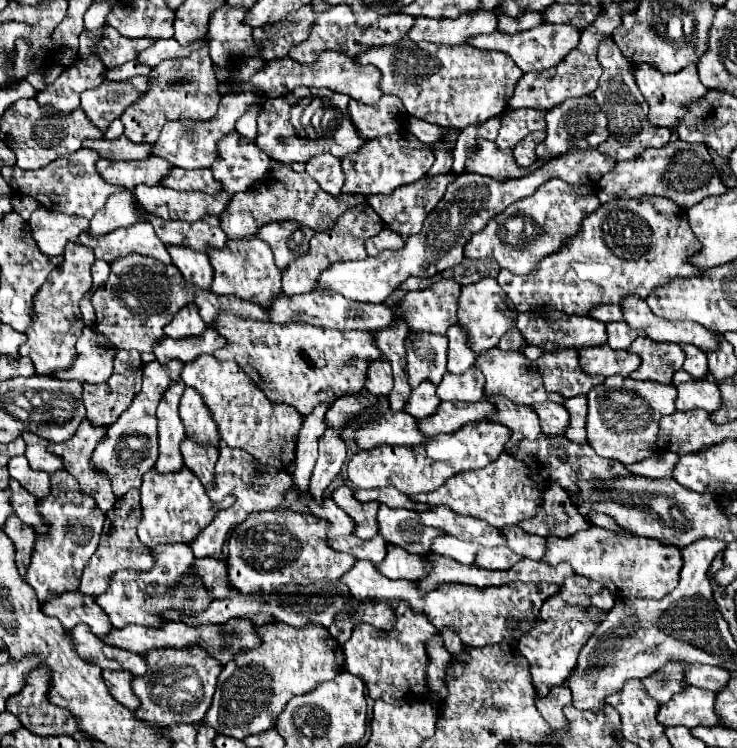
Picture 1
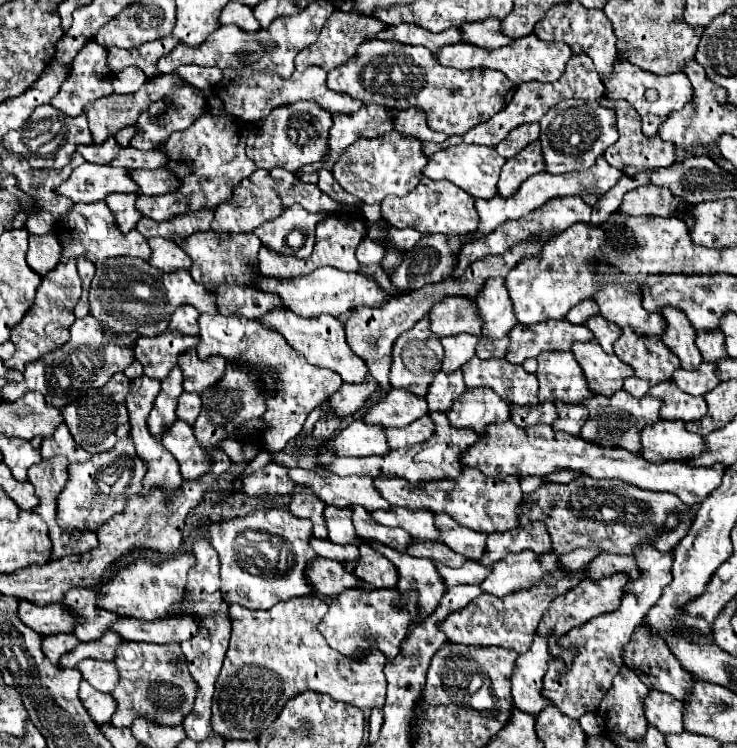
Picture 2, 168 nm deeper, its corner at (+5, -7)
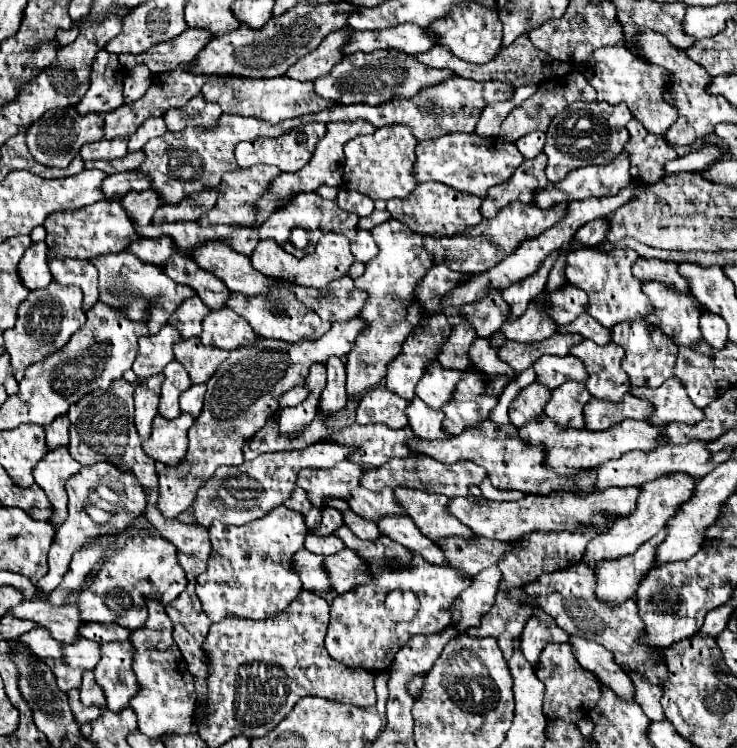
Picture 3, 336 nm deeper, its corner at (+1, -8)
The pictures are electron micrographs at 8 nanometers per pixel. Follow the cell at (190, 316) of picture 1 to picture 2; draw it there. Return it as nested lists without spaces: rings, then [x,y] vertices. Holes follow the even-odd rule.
[[[183,305],[175,311],[175,315],[171,317],[169,329],[171,331],[179,331],[183,335],[199,335],[199,325],[197,325],[199,313],[195,311],[195,307],[191,305]]]

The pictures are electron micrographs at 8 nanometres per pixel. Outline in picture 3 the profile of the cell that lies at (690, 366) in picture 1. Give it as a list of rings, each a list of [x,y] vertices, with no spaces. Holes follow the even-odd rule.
[[[657,280],[643,282],[643,292],[653,306],[653,314],[645,320],[663,330],[677,346],[695,346],[701,340],[699,304],[695,298],[675,292],[673,286]]]

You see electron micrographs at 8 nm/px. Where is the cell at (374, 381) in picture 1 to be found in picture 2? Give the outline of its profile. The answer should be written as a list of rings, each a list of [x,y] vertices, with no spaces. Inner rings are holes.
[[[271,311],[269,315],[265,315],[261,319],[261,323],[267,323],[269,327],[275,327],[277,331],[281,331],[285,335],[285,339],[291,343],[291,347],[297,353],[301,353],[307,361],[311,361],[313,365],[327,367],[327,369],[339,373],[345,383],[365,383],[367,373],[369,373],[367,363],[359,355],[355,355],[351,351],[351,347],[347,345],[345,329],[339,319],[335,319],[331,315],[319,315],[313,319],[305,319],[291,311]]]

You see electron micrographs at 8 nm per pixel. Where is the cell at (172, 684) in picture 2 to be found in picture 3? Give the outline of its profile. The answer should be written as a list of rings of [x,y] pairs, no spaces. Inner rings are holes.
[[[101,644],[101,660],[93,670],[95,682],[107,696],[107,708],[121,712],[135,696],[135,676],[131,676],[131,644]]]

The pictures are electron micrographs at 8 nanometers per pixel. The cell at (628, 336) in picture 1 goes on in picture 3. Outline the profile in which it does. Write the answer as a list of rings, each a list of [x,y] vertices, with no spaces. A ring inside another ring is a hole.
[[[583,312],[571,324],[567,324],[563,328],[557,328],[557,332],[561,332],[561,334],[579,334],[583,338],[593,340],[595,344],[601,344],[601,346],[611,340],[611,332],[607,328],[603,328],[599,322],[591,320],[591,316],[587,316],[587,312]]]

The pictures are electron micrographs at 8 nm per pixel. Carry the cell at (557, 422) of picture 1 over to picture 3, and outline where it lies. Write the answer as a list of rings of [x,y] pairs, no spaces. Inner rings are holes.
[[[537,380],[531,382],[529,386],[525,386],[509,406],[511,424],[515,424],[515,426],[527,424],[535,416],[541,416],[549,398],[551,398],[549,388],[539,384]]]

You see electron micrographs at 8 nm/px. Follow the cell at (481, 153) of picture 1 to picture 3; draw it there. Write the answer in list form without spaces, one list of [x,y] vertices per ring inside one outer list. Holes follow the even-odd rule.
[[[453,132],[445,134],[439,140],[425,140],[417,144],[417,160],[413,166],[413,176],[415,180],[421,182],[441,182],[447,184],[459,192],[475,194],[479,198],[487,196],[487,190],[491,186],[503,184],[505,180],[511,178],[515,168],[523,162],[525,158],[521,152],[515,148],[513,142],[501,140],[499,136],[477,136],[465,134],[465,132]]]

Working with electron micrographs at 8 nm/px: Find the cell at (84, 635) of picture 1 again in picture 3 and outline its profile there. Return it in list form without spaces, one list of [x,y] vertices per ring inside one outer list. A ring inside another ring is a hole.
[[[33,628],[31,632],[23,634],[19,638],[19,644],[23,644],[33,656],[39,658],[59,658],[61,656],[61,644],[57,640],[51,640],[43,628]]]

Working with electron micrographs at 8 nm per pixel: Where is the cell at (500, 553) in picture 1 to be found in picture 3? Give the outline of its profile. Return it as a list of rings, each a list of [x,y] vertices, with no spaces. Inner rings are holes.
[[[413,556],[409,564],[399,564],[395,560],[365,560],[367,570],[371,572],[371,582],[357,584],[343,596],[337,596],[331,604],[331,622],[325,636],[325,648],[337,662],[349,668],[363,668],[369,672],[383,670],[391,666],[395,652],[403,646],[413,634],[437,634],[447,624],[447,614],[451,604],[459,598],[459,592],[471,584],[463,576],[455,576],[451,568],[427,564],[421,556]],[[395,588],[411,588],[419,600],[419,610],[409,622],[395,622],[385,614],[385,596]]]

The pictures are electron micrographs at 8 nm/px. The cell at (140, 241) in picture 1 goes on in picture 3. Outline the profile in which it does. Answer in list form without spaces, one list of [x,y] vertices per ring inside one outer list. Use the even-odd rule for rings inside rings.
[[[99,200],[87,208],[79,208],[75,212],[53,212],[45,220],[47,230],[47,256],[49,258],[79,258],[79,260],[91,260],[101,254],[109,252],[123,252],[133,240],[139,240],[133,222],[127,218],[127,212],[123,206],[113,200]]]

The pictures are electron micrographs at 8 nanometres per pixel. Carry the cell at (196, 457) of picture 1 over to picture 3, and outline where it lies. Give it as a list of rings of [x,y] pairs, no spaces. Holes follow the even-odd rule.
[[[157,414],[153,420],[151,438],[141,444],[145,454],[165,466],[179,464],[187,452],[187,430],[193,422],[195,418],[191,414],[179,414],[173,420]]]

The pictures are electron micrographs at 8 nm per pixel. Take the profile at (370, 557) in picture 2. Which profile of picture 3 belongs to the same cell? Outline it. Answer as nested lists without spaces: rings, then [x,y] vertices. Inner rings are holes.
[[[347,548],[327,556],[323,560],[323,570],[331,580],[331,590],[335,590],[337,594],[343,594],[343,592],[349,592],[355,584],[361,584],[363,580],[367,580],[367,568],[363,568],[363,564],[365,562]]]

